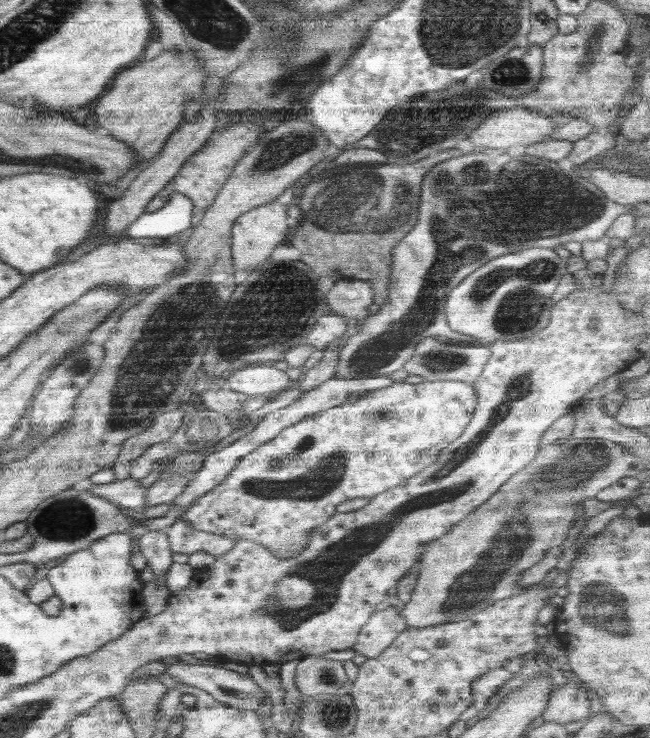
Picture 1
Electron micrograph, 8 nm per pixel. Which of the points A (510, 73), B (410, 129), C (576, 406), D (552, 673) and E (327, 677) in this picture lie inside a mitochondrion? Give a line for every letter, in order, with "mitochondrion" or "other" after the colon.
A: mitochondrion
B: mitochondrion
C: other
D: other
E: mitochondrion

